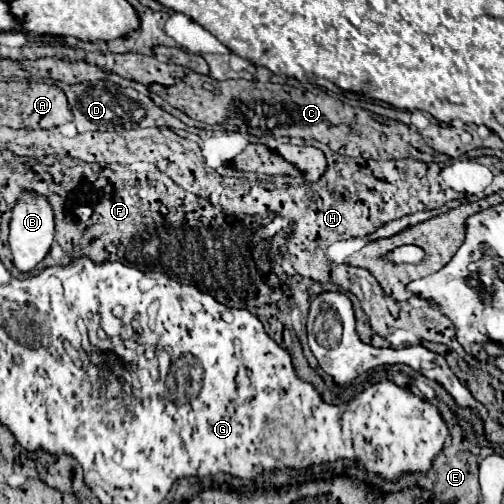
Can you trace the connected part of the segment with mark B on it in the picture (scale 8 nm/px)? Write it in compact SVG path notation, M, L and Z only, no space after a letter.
M20 191L18 201L12 207L12 219L10 219L10 249L14 255L14 265L28 273L34 269L50 251L50 245L54 241L54 211L46 195L38 195L34 191Z

